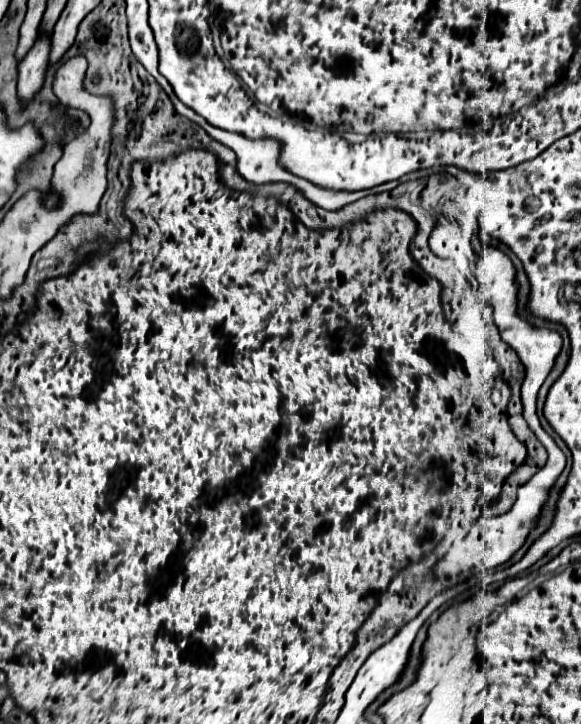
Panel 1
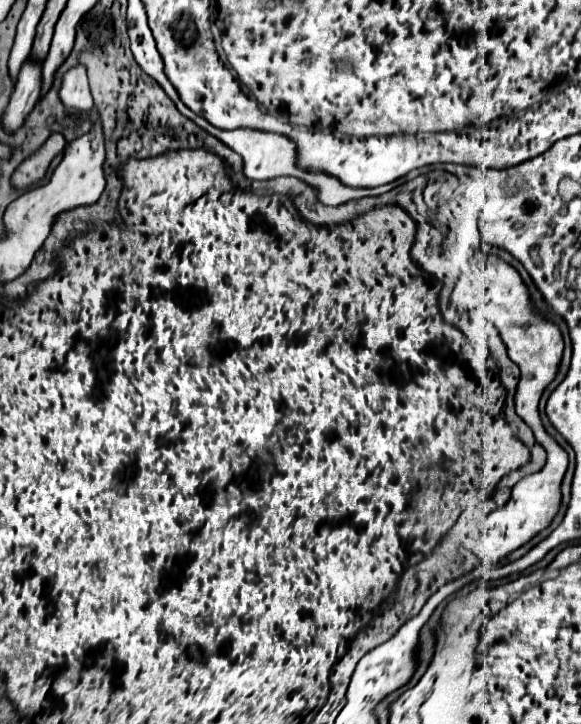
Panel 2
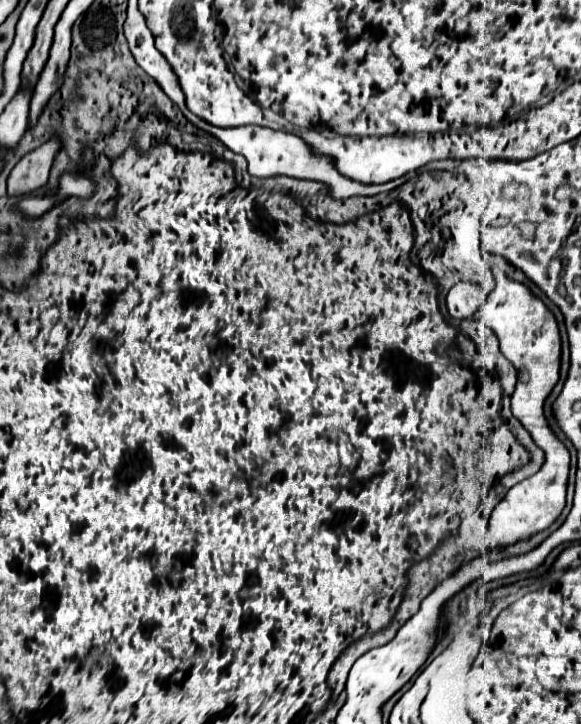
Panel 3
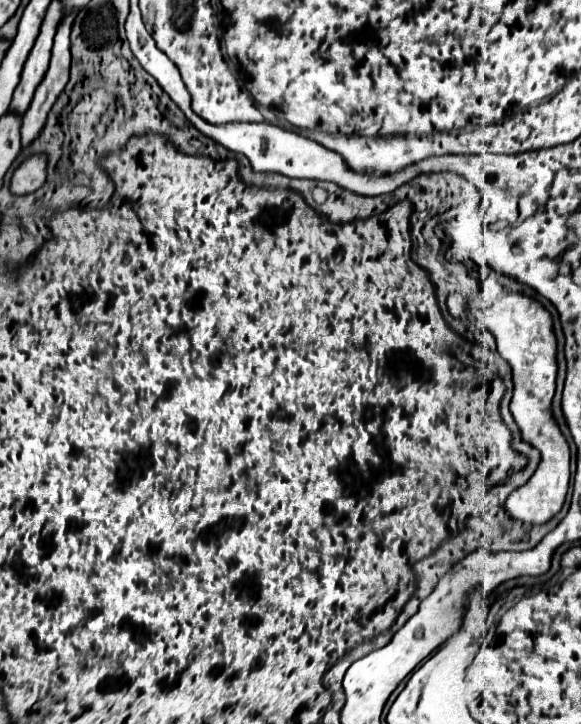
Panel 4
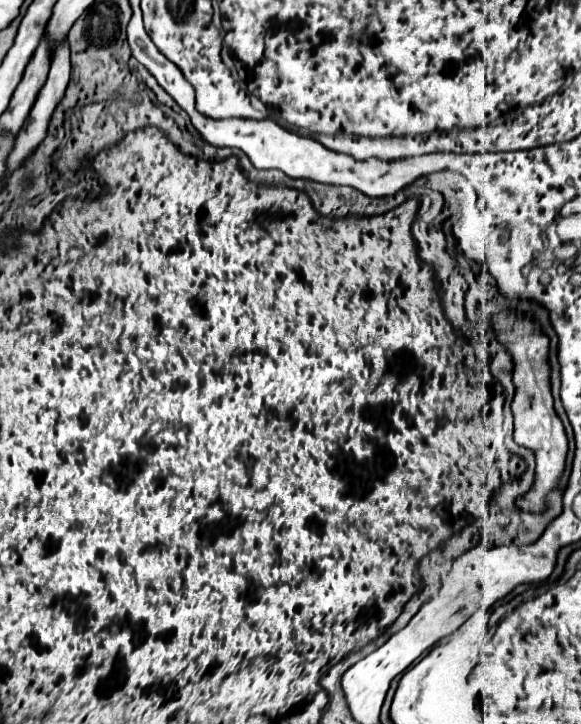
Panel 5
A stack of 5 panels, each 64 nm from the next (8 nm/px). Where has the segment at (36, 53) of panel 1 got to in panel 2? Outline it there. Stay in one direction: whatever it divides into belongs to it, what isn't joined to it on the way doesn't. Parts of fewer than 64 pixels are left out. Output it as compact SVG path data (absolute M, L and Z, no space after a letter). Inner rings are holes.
M28 58L16 78L16 90L4 114L4 128L14 132L22 126L26 114L34 108L42 94L42 62Z

